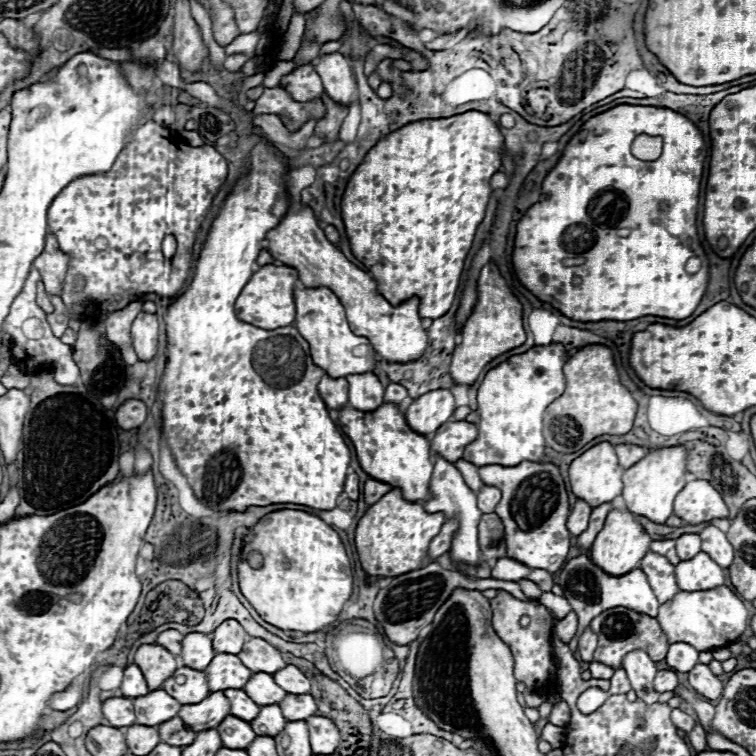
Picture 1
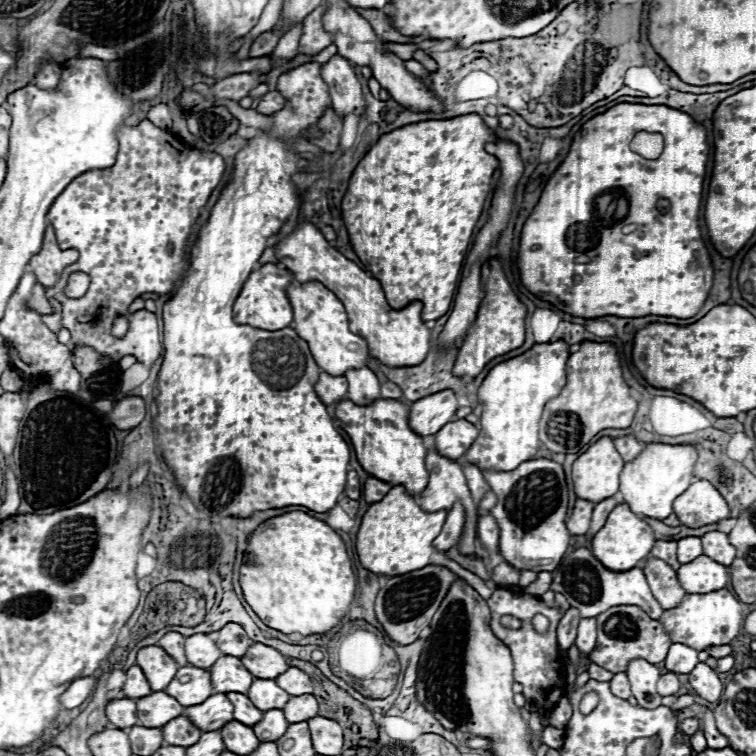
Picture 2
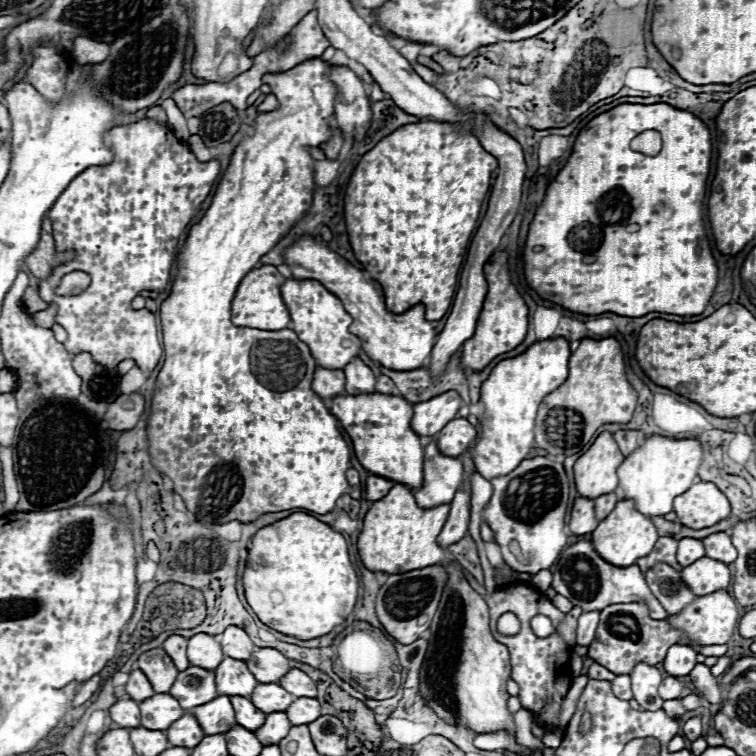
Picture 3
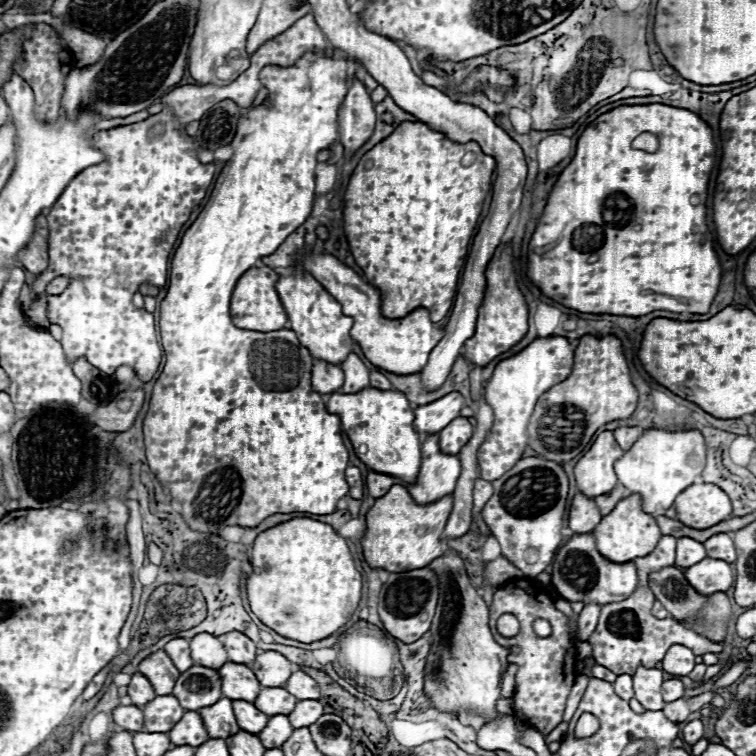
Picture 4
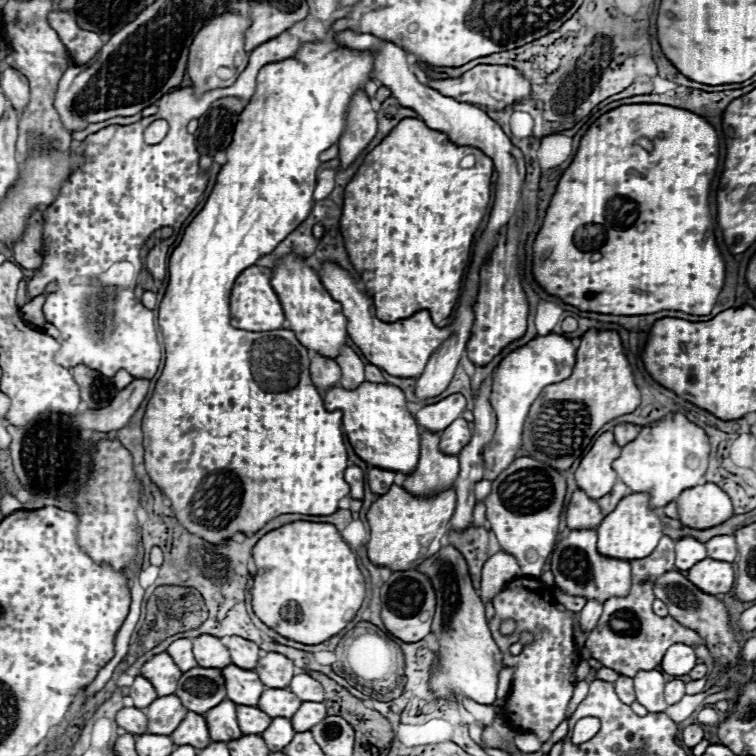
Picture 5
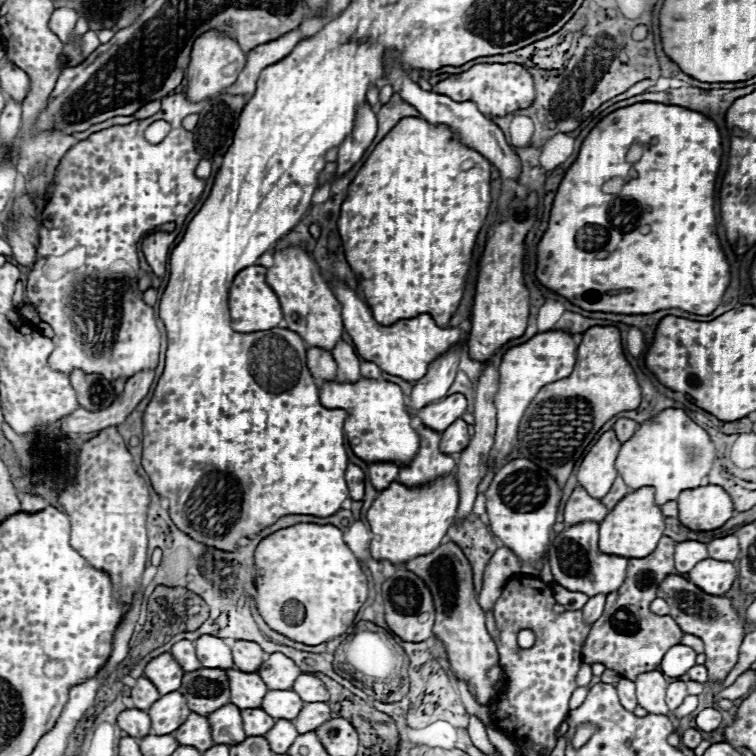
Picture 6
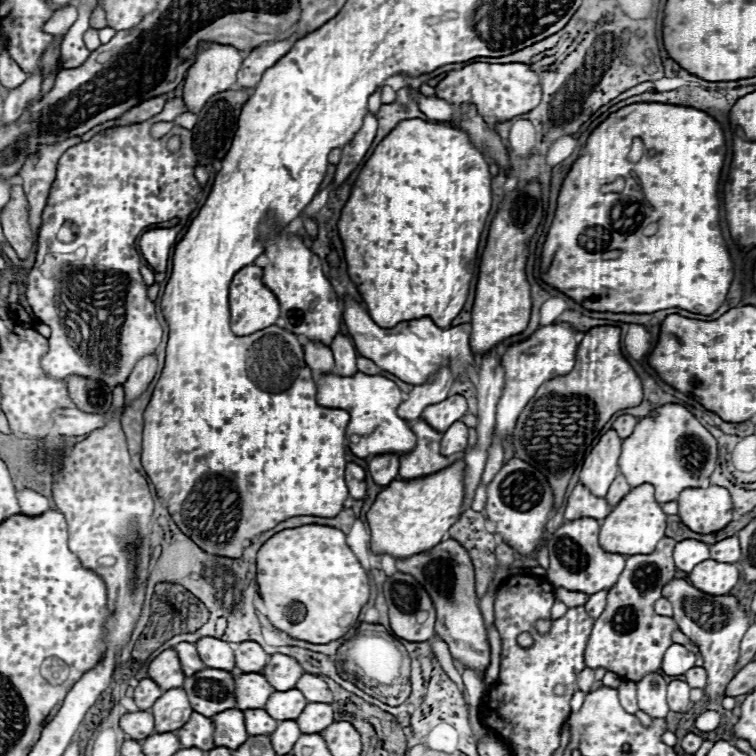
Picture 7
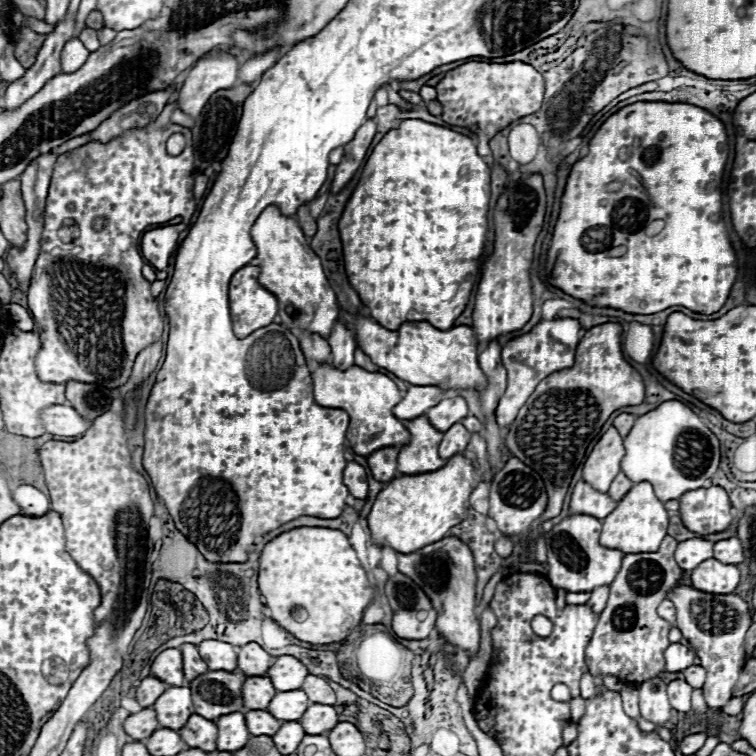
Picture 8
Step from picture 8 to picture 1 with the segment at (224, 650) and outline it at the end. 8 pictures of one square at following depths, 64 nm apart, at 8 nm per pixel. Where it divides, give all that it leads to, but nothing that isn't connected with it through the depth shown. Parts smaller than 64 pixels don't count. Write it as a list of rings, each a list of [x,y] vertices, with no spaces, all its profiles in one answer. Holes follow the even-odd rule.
[[[186,634],[182,640],[182,664],[196,668],[196,670],[206,670],[206,666],[212,662],[216,656],[216,650],[212,648],[212,638],[208,634]]]

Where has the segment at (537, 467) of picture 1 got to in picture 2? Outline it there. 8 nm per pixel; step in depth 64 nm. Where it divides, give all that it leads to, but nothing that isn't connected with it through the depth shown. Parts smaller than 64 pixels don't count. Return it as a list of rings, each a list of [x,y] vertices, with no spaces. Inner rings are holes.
[[[548,458],[526,460],[512,472],[484,472],[492,492],[496,494],[496,504],[488,512],[500,530],[500,554],[504,560],[518,570],[552,572],[570,542],[570,532],[566,530],[566,510],[568,510],[568,486],[564,478],[562,464]]]

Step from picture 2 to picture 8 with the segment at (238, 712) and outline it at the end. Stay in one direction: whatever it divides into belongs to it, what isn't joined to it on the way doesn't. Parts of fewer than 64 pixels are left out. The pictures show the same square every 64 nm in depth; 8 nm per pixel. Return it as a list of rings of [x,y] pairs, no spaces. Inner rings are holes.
[[[250,710],[246,712],[246,726],[252,736],[274,736],[280,728],[282,720],[274,718],[266,710]]]

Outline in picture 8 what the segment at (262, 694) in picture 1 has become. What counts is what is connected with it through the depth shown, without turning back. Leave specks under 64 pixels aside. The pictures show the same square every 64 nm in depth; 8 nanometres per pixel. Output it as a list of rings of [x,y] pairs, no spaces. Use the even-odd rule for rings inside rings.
[[[288,690],[288,692],[278,692],[272,698],[268,712],[272,712],[278,720],[300,720],[308,710],[308,706],[310,700],[304,690]]]

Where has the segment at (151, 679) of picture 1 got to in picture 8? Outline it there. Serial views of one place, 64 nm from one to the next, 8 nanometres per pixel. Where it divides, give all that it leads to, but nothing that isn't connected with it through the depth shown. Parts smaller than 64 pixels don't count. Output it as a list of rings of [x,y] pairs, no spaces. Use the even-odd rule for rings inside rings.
[[[170,648],[170,650],[164,650],[162,654],[158,654],[158,658],[152,664],[152,676],[156,676],[158,680],[164,680],[168,686],[184,684],[180,650]]]

